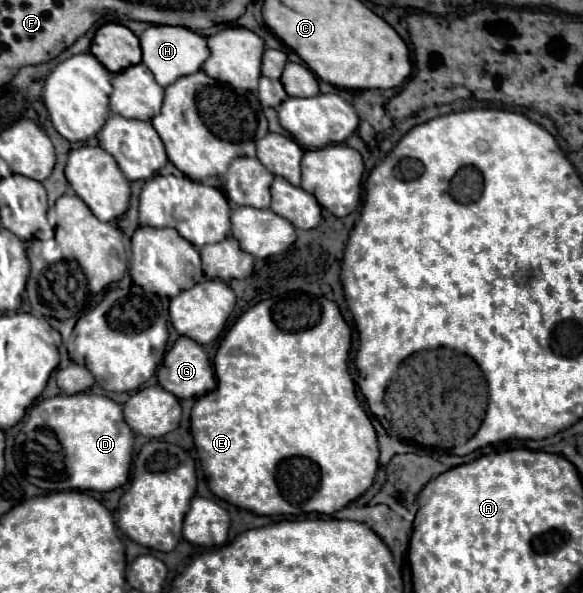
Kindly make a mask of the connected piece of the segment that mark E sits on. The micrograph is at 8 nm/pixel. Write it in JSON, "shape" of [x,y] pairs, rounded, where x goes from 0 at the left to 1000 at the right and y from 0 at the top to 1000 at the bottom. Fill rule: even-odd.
{"shape":[[[501,494],[477,504],[456,504],[439,511],[401,545],[401,551],[391,558],[367,602],[374,653],[367,663],[360,663],[360,669],[353,666],[333,680],[326,703],[329,707],[326,727],[333,737],[343,788],[357,808],[360,828],[367,828],[370,838],[405,855],[425,858],[439,868],[511,868],[511,865],[569,868],[590,858],[600,845],[614,841],[624,828],[631,828],[631,821],[642,815],[642,801],[648,791],[648,744],[631,700],[617,686],[609,644],[597,629],[597,592],[600,592],[600,551],[587,538],[580,514],[556,501],[545,504],[525,494]]]}

